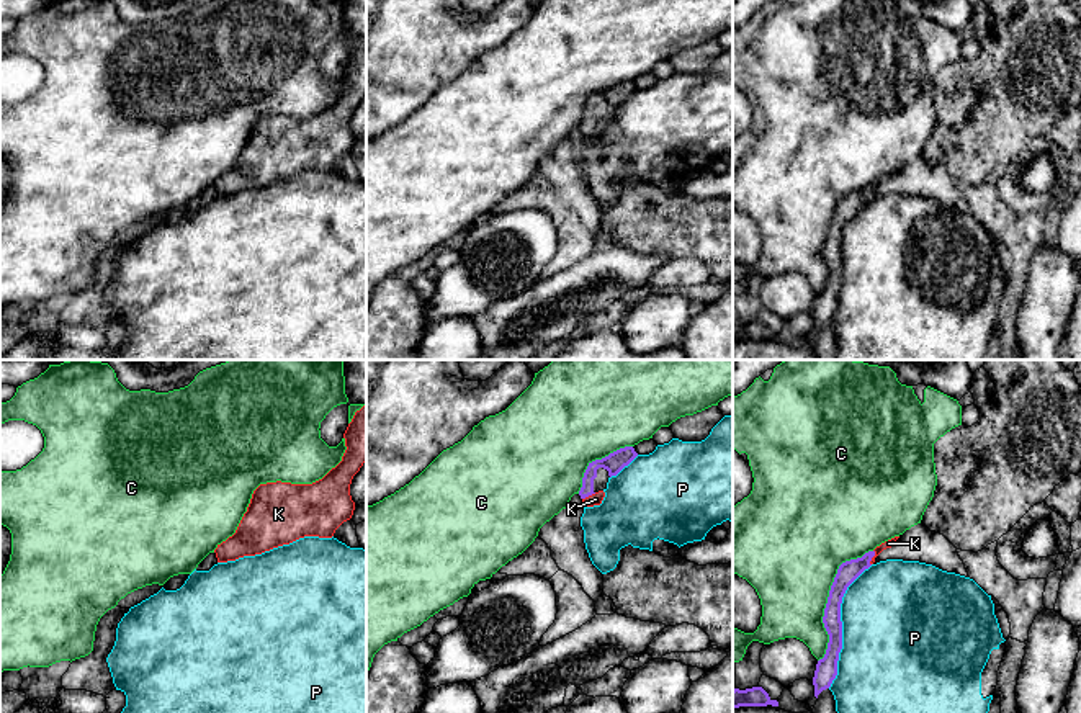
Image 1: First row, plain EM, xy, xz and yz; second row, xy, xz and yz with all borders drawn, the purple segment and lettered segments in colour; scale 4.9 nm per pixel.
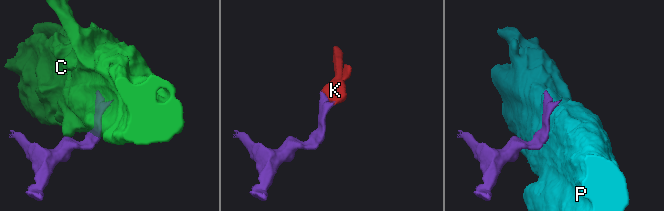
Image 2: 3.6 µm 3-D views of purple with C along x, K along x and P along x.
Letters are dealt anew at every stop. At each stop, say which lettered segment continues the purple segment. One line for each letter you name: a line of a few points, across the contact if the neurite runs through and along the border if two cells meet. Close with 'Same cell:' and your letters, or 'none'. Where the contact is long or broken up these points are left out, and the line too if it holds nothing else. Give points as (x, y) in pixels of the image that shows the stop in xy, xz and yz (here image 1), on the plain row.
K: line yz (849, 205), (872, 190), (888, 177)
Same cell: K

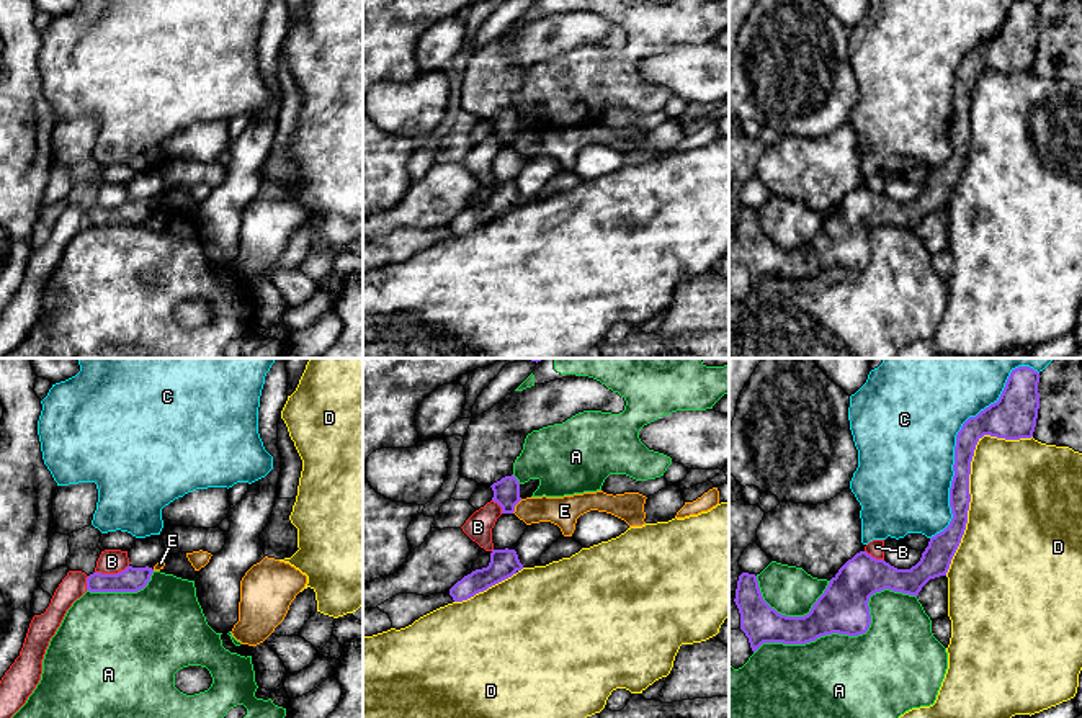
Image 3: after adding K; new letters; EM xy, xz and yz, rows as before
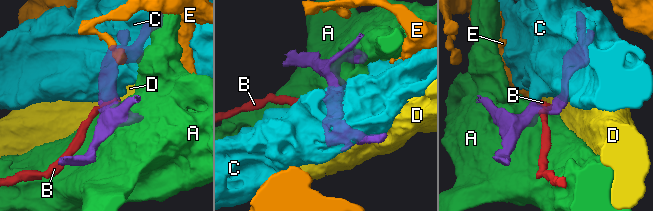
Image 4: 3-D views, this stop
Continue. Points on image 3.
Same cell: none

